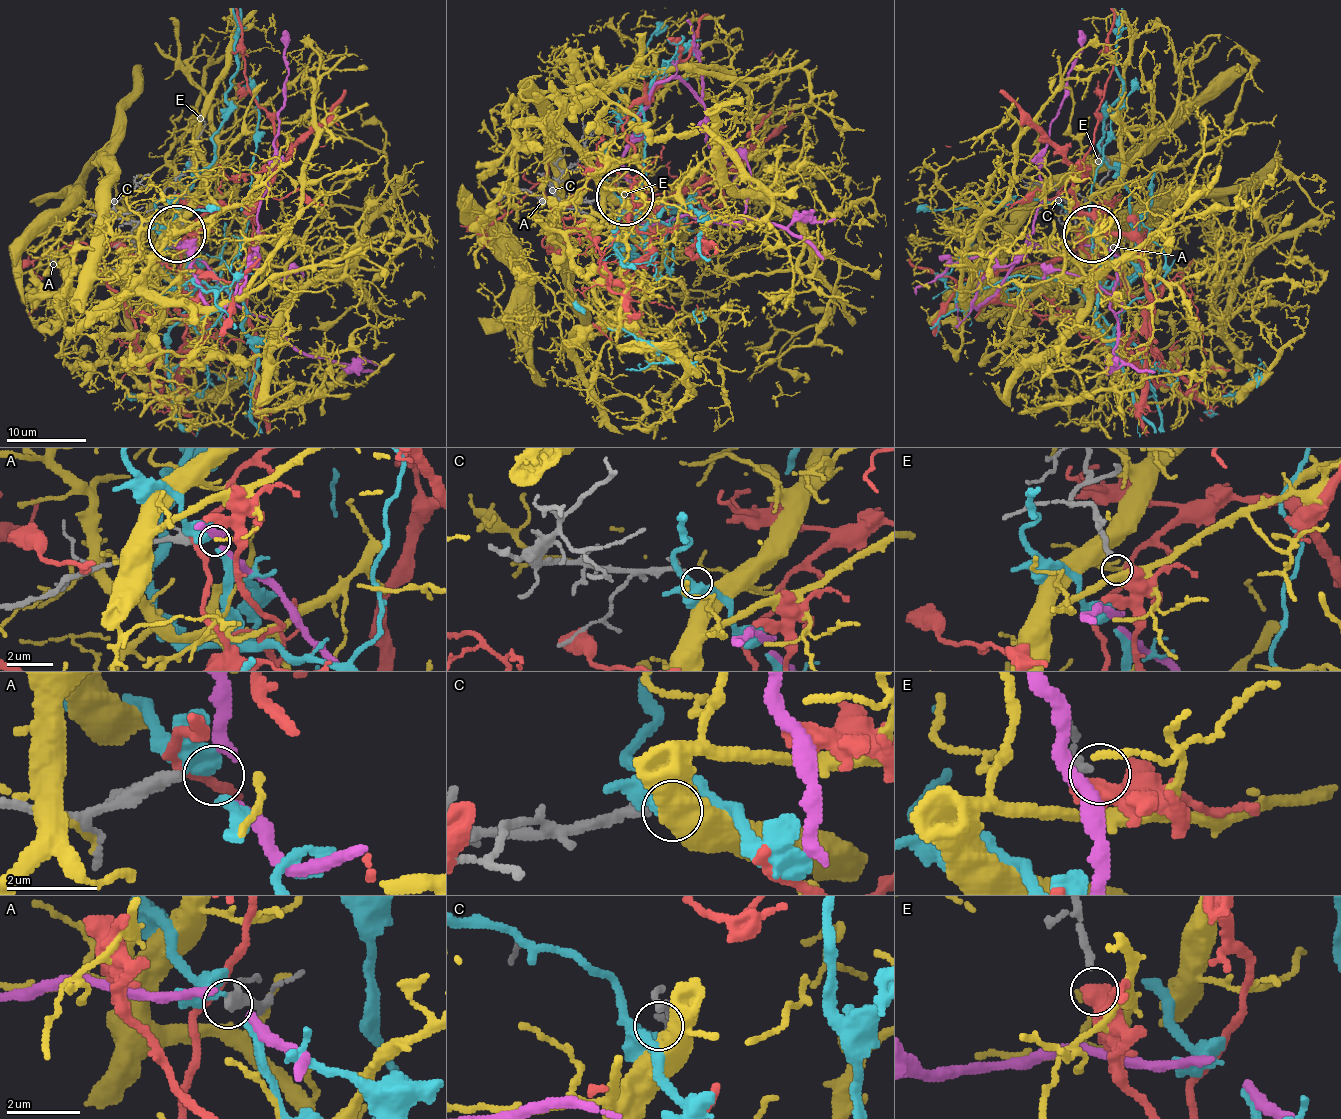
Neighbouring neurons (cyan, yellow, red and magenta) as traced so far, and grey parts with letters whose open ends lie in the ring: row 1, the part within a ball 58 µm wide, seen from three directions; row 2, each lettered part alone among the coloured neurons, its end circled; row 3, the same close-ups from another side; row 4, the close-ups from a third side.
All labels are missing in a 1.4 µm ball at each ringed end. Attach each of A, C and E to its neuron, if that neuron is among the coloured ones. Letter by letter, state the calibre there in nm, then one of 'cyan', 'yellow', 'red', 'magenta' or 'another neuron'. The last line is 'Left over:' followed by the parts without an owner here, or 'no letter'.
A: calibre 260 nm; another neuron
C: calibre 240 nm; yellow
E: calibre 200 nm; red
Left over: A

